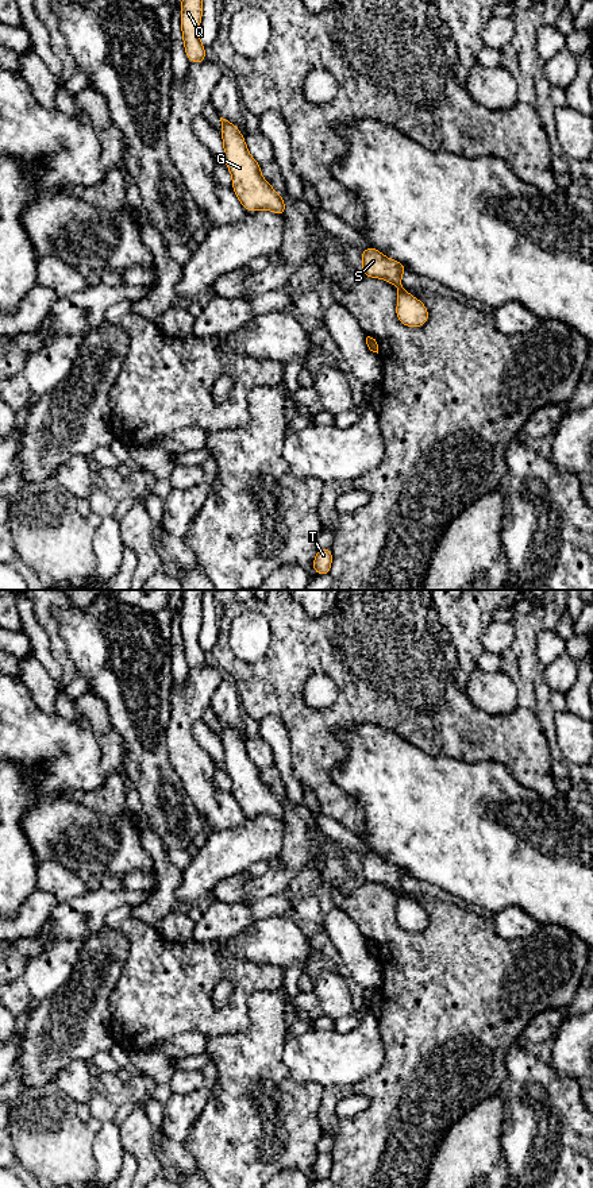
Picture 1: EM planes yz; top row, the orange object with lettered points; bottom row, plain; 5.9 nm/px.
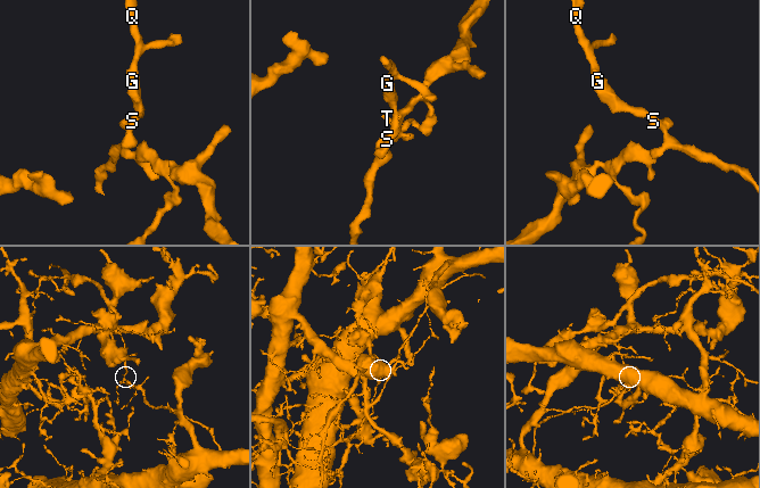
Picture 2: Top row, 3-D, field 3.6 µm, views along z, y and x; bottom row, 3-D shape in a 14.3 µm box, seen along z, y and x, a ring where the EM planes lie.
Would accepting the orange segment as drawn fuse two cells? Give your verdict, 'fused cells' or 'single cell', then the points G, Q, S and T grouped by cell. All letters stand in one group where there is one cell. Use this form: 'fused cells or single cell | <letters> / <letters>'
fused cells | G Q S / T

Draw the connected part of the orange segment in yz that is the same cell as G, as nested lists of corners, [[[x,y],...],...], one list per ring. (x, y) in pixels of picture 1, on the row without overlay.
[[[220,722],[224,767],[232,780],[232,794],[244,815],[270,814],[285,822],[285,806],[261,780],[258,767],[250,760],[238,732]]]

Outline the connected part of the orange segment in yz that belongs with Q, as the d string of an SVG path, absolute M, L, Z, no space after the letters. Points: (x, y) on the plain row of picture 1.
M182 590L181 634L186 662L190 667L207 666L205 652L199 643L203 620L203 594L205 590Z

